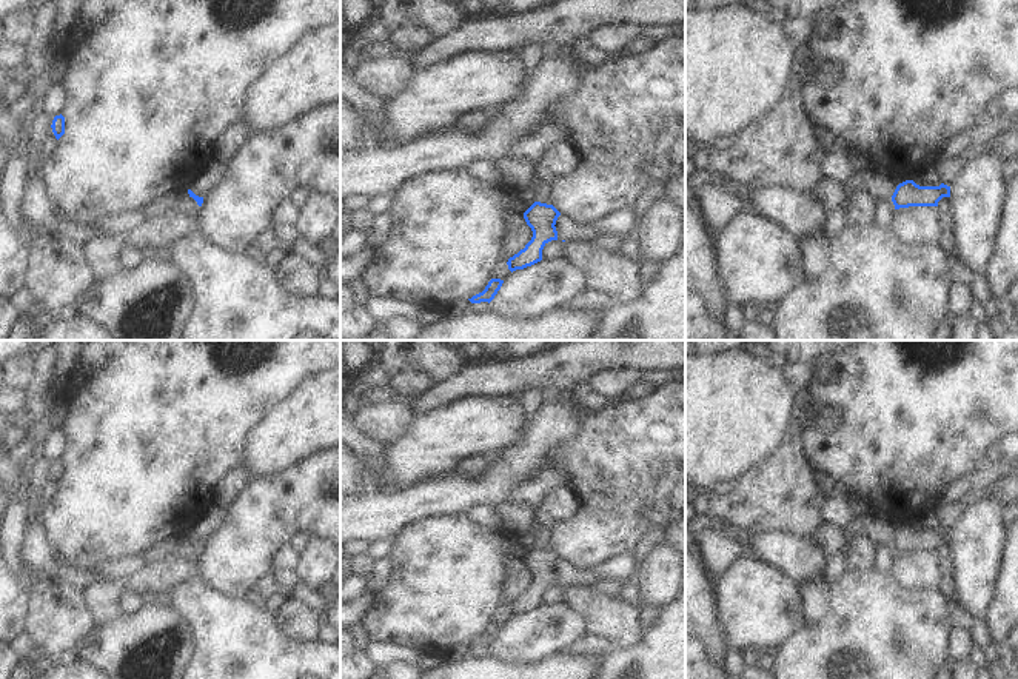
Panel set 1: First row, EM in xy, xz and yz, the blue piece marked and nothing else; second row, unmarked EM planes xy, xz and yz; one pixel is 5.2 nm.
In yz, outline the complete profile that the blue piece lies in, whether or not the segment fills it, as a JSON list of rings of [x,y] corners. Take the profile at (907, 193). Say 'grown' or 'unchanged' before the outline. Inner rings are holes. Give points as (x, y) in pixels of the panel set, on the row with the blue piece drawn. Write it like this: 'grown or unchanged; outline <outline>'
unchanged; outline [[[913,180],[899,183],[892,196],[895,209],[909,206],[938,206],[943,197],[950,197],[950,186],[919,186]]]

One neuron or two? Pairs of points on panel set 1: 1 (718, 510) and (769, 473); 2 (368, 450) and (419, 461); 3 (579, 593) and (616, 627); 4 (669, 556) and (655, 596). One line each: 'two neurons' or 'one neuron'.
1: one neuron
2: two neurons
3: one neuron
4: one neuron

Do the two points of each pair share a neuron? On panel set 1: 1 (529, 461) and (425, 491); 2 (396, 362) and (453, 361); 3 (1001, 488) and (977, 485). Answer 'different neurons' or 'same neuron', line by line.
1: same neuron
2: same neuron
3: different neurons

